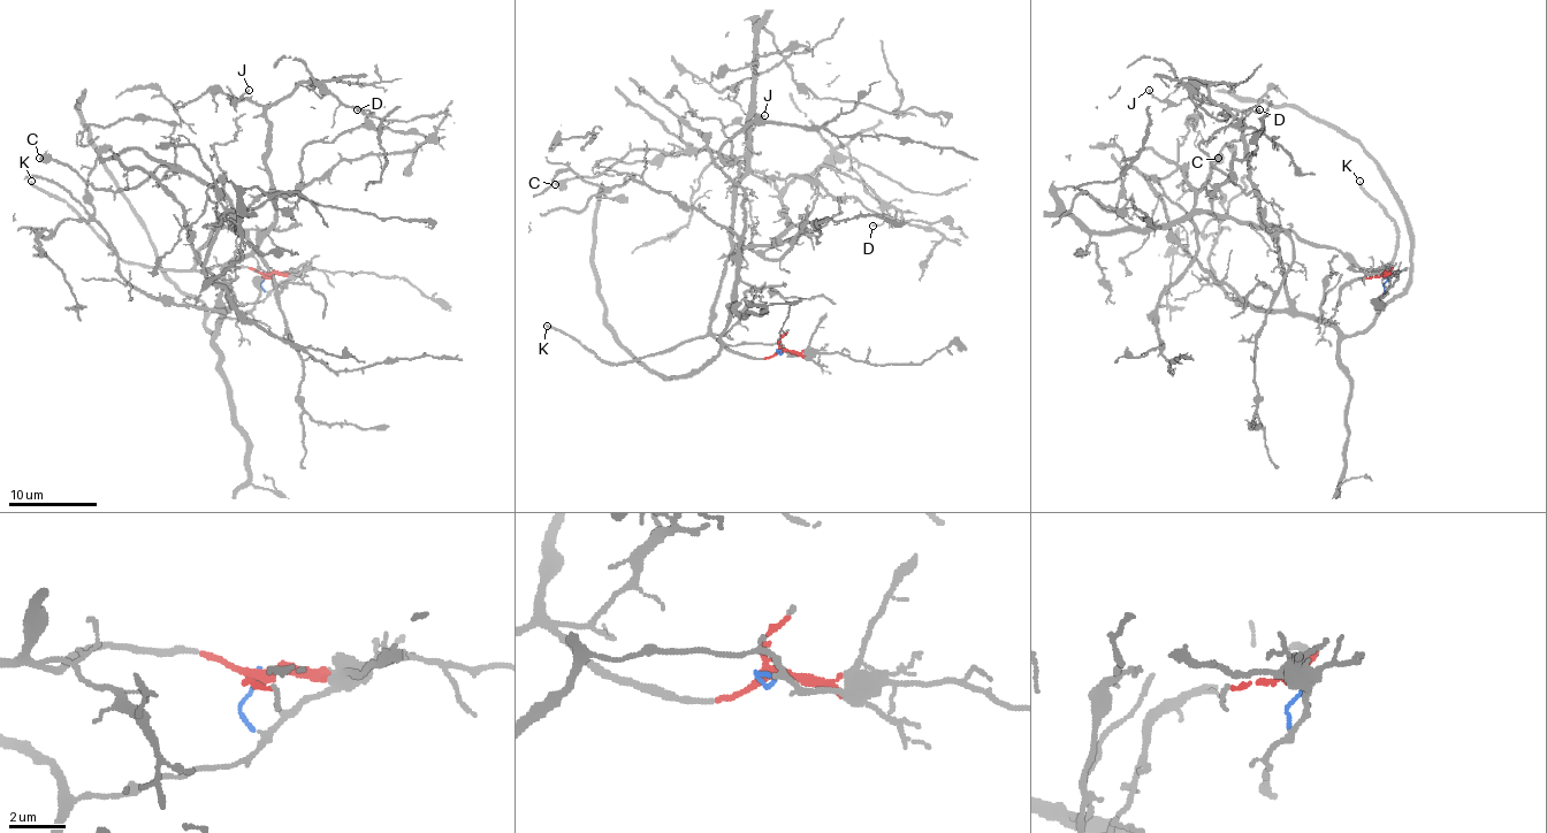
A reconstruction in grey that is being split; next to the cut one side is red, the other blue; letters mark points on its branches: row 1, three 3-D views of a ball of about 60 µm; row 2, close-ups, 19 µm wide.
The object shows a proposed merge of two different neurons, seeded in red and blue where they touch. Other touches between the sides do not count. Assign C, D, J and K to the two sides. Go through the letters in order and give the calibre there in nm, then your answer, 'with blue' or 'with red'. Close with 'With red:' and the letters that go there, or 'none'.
C: 600 nm | with red
D: 120 nm | with blue
J: 110 nm | with blue
K: 170 nm | with red
With red: C, K

